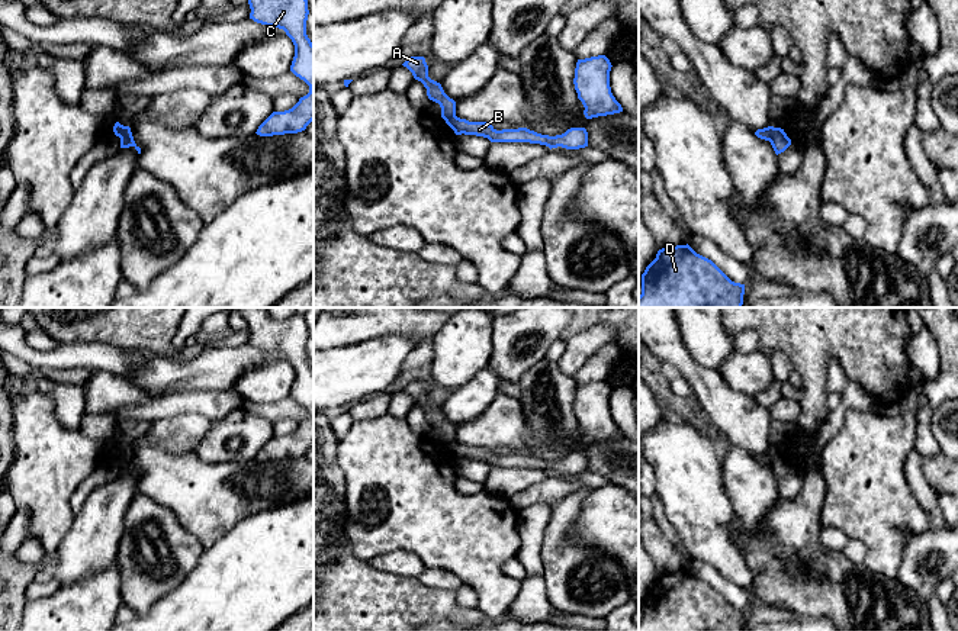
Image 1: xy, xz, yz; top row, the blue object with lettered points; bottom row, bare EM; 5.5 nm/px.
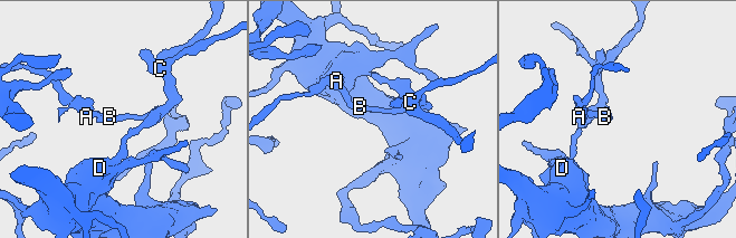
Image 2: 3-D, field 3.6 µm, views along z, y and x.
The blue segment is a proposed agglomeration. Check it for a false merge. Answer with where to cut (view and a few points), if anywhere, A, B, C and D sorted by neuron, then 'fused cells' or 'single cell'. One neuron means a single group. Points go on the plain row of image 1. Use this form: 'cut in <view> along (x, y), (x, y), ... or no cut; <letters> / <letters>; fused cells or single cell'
cut in yz along (775, 453), (768, 464); A / B C D; fused cells

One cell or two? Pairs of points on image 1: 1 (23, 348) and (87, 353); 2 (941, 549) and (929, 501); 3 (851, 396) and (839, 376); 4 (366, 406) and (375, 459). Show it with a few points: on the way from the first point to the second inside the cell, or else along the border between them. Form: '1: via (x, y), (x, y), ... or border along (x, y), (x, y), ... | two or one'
1: via (39, 359), (71, 356) | one
2: border along (942, 525), (929, 528) | two
3: border along (849, 382), (841, 395) | two
4: border along (386, 412), (354, 421) | two

